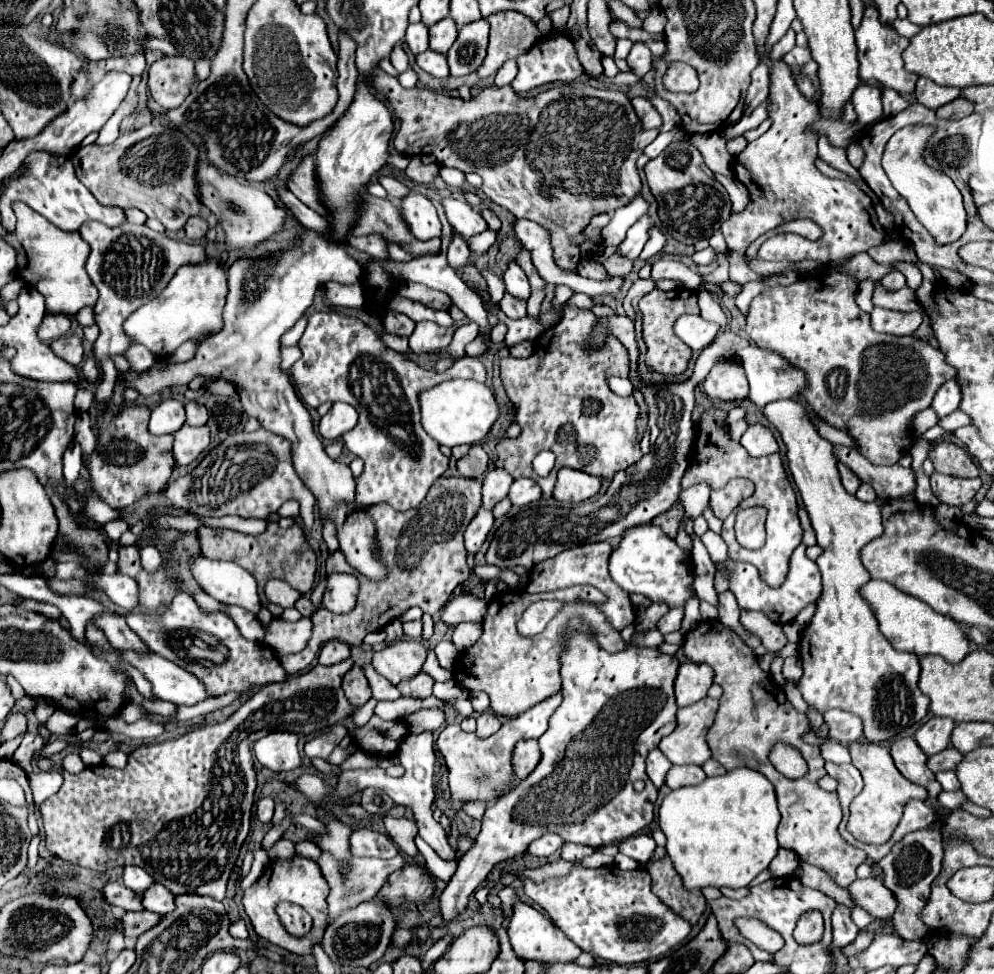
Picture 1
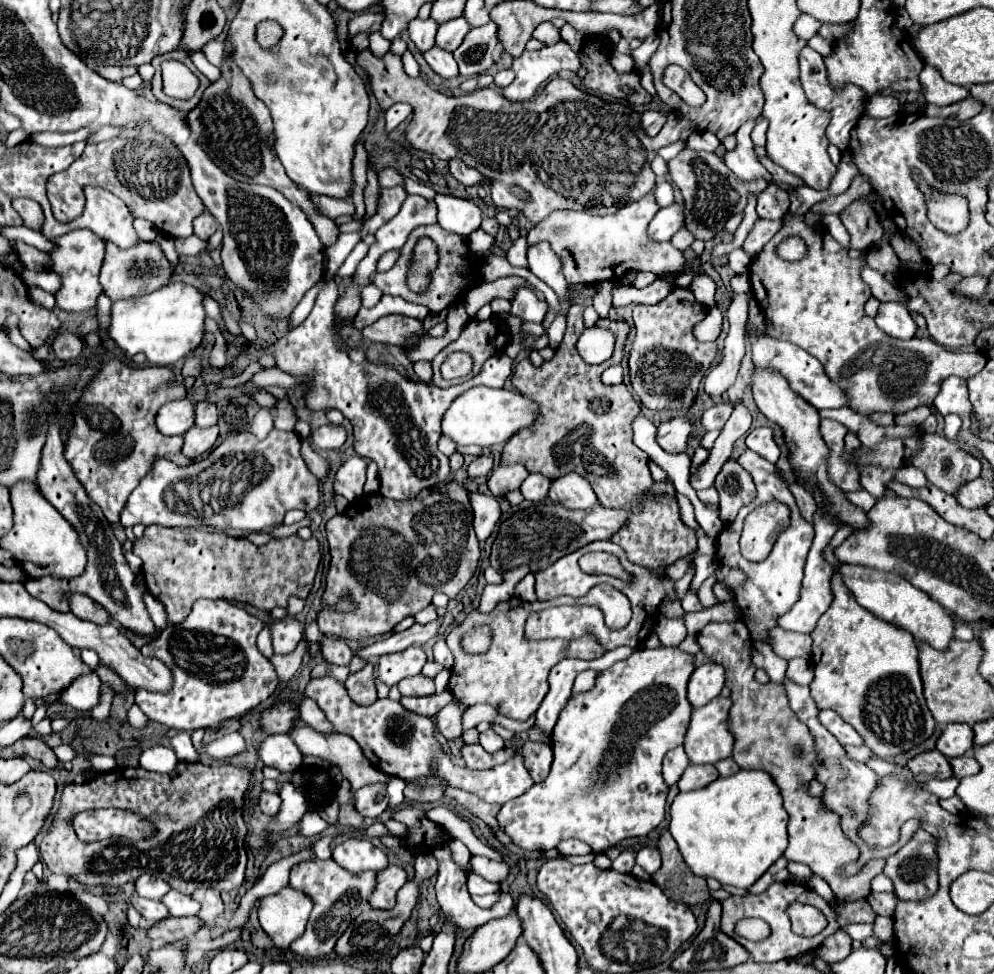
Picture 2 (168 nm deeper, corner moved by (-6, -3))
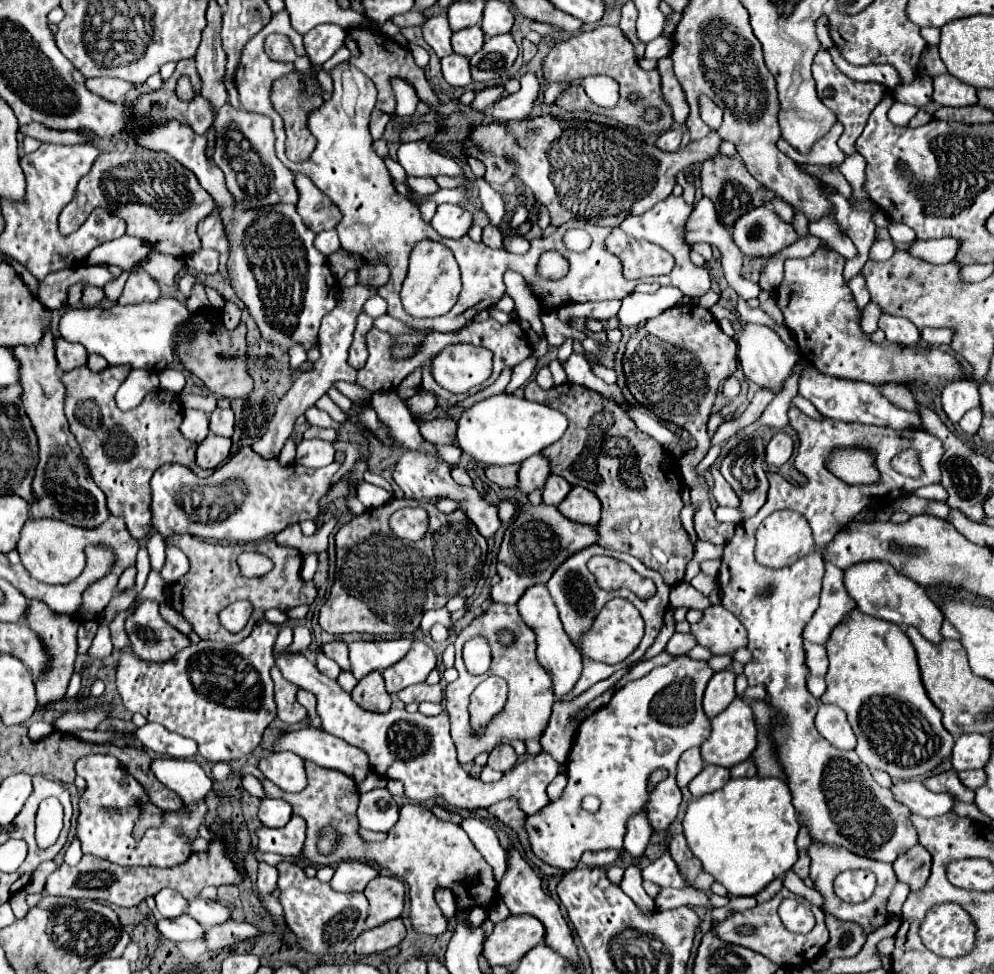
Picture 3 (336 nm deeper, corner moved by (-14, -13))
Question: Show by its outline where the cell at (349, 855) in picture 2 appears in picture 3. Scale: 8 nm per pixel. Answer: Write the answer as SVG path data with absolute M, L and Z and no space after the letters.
M348 860L340 862L334 870L334 876L330 880L330 886L336 892L362 892L366 884L378 876L378 870L374 870L366 862L358 860Z

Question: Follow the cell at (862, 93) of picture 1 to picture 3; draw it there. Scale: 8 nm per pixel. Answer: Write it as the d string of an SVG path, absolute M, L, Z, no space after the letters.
M892 104L892 108L888 110L888 118L890 122L897 126L907 126L908 122L915 116L919 108L910 104Z

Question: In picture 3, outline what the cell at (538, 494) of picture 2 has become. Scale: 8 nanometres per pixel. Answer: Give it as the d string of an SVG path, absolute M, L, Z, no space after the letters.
M552 474L552 476L548 478L548 482L546 482L546 486L542 488L542 500L544 500L546 504L550 504L550 506L558 506L558 504L566 498L566 494L568 494L570 490L572 490L572 486L570 486L564 478Z

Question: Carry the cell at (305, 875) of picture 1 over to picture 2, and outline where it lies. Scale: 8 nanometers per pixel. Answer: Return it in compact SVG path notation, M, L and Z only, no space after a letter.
M290 884L272 896L264 896L258 906L258 920L262 930L272 942L286 950L292 940L304 934L308 916L312 912L312 900L304 892L296 892Z

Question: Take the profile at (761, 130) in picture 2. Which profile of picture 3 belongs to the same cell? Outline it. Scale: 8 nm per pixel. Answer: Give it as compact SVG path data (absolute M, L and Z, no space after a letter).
M836 122L836 126L832 126L832 132L824 134L824 138L820 138L808 154L800 154L784 138L778 140L778 146L784 154L788 154L792 160L796 160L800 164L838 164L840 166L842 160L846 158L846 154L838 148L838 138L842 136L842 130L844 130L842 124Z

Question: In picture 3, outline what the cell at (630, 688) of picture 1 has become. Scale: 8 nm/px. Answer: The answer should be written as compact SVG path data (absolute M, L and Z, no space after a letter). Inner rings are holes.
M690 656L674 658L666 666L654 668L644 678L628 682L622 690L618 690L612 696L612 700L604 708L592 712L578 726L578 734L574 736L574 746L568 754L568 764L566 764L568 786L562 798L556 802L550 802L542 812L528 816L526 820L526 830L530 836L532 852L542 862L568 872L578 866L580 856L588 850L608 850L608 848L622 850L622 840L626 834L626 820L642 808L648 812L648 820L656 832L668 830L682 802L682 794L676 784L676 764L688 748L702 746L702 742L710 734L710 718L702 710L702 694L712 674L714 674L712 668L704 660L694 660ZM656 768L666 768L670 776L664 782L660 782L660 786L654 792L648 792L646 788L648 776ZM588 794L600 800L600 810L594 814L584 812L580 808L580 800Z

